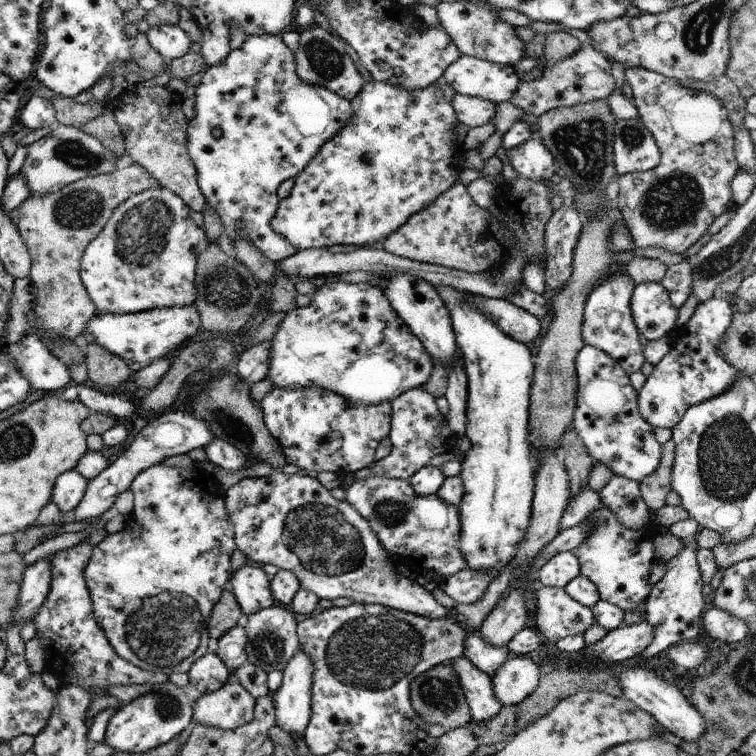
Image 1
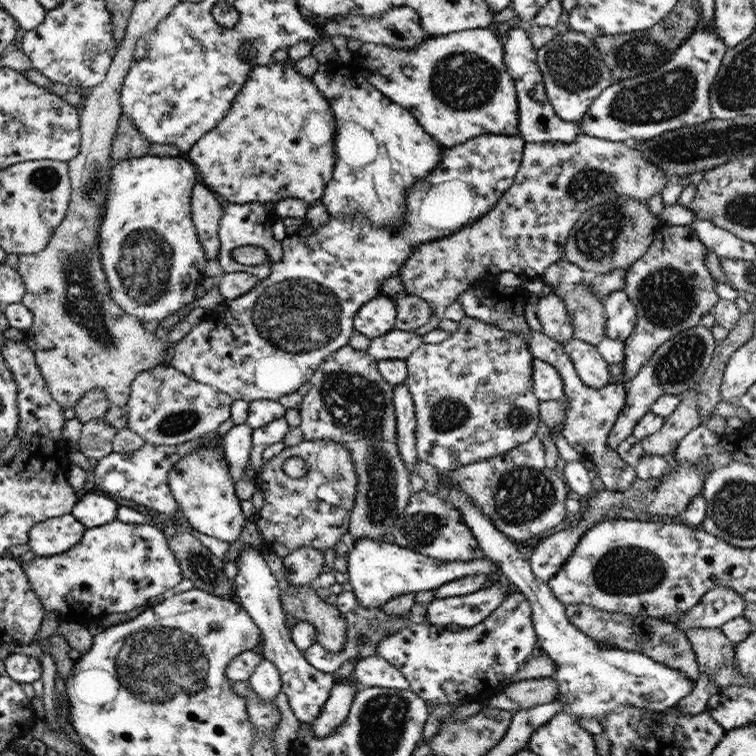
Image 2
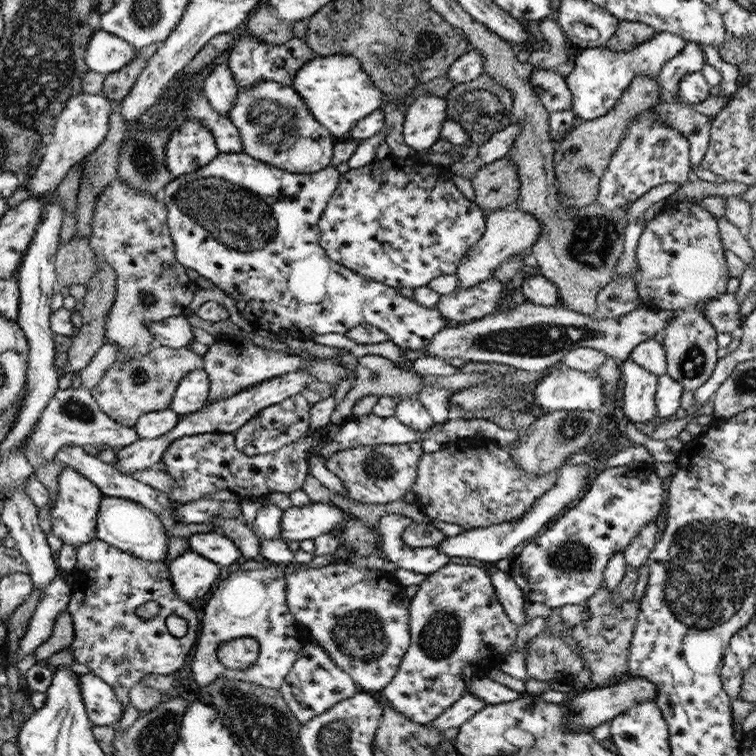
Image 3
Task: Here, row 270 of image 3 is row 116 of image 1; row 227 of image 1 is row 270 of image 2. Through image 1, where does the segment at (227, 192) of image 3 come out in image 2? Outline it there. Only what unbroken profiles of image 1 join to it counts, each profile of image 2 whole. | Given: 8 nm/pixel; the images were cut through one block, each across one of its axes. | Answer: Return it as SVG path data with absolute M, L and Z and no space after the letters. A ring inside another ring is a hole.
M260 202L244 205L231 203L225 206L220 228L218 229L221 245L217 255L217 260L225 273L247 272L257 276L259 279L265 279L270 276L271 268L269 265L244 266L244 264L238 264L233 258L233 250L234 248L240 248L240 246L259 246L268 253L272 263L281 262L282 248L280 248L280 245L282 245L282 242L276 242L274 236L272 236L272 226L274 226L274 222L279 217L274 211L268 211L264 204Z

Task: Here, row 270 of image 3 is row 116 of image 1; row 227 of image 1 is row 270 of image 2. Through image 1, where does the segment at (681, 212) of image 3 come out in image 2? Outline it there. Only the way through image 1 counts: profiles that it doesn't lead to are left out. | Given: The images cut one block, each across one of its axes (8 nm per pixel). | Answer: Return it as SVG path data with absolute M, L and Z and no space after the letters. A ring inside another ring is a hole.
M664 224L655 234L655 239L648 246L646 255L634 262L626 270L626 283L623 291L633 302L636 308L637 321L634 330L624 343L624 358L622 382L627 384L638 371L648 363L648 359L654 354L658 347L670 340L675 334L684 333L689 328L700 325L712 306L720 300L716 293L716 279L706 267L707 251L706 245L700 241L698 235L693 231L689 224L686 226L674 226Z

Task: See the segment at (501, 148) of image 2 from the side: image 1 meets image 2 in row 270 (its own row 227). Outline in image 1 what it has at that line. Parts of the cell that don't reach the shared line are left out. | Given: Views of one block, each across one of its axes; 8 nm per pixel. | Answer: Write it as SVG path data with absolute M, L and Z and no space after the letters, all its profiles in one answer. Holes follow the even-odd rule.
M443 77L418 90L366 80L362 90L350 100L350 108L354 110L350 122L336 132L332 140L322 144L309 167L296 176L291 194L278 204L274 232L284 236L298 251L336 245L358 246L359 249L380 246L382 239L386 240L404 226L410 216L434 204L438 196L459 181L465 151L464 146L452 138L452 132L460 124L452 107L455 94Z

